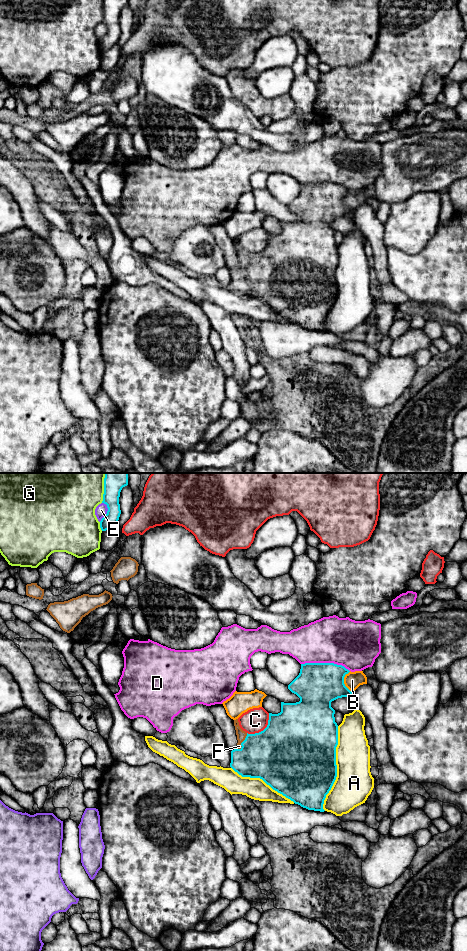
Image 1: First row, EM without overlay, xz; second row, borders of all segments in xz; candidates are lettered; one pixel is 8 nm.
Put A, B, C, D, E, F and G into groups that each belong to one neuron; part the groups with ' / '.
A / B / C / D / E / F / G

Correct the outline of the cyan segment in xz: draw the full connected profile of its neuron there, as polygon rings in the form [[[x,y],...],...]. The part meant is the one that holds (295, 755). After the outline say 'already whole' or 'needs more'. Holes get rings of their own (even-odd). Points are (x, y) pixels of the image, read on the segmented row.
[[[334,663],[301,664],[299,675],[288,685],[288,689],[300,698],[299,702],[281,702],[281,712],[269,713],[268,725],[259,733],[246,733],[240,728],[238,719],[234,720],[238,743],[237,748],[231,751],[230,767],[242,777],[262,779],[273,790],[303,808],[324,812],[324,800],[337,777],[338,725],[335,722],[335,710],[331,707],[331,702],[352,696],[353,692],[344,684],[344,677],[349,672],[344,666]]] | needs more

